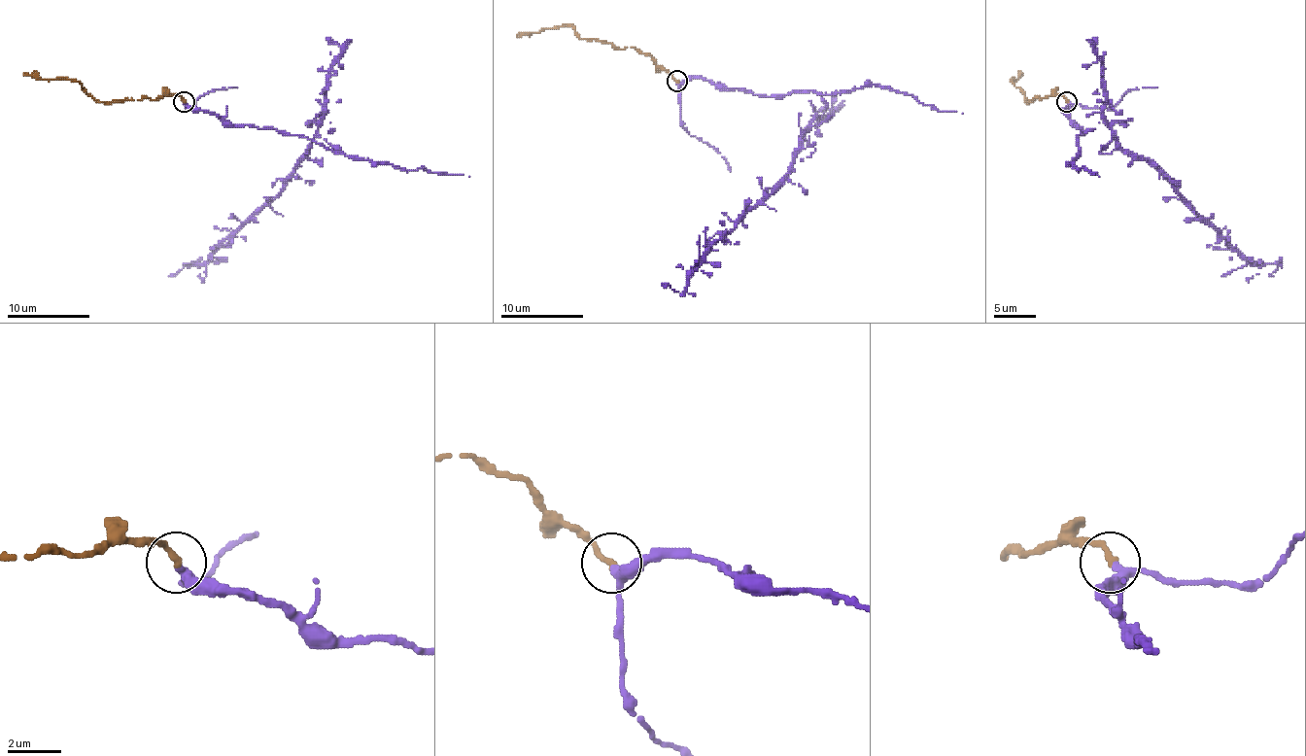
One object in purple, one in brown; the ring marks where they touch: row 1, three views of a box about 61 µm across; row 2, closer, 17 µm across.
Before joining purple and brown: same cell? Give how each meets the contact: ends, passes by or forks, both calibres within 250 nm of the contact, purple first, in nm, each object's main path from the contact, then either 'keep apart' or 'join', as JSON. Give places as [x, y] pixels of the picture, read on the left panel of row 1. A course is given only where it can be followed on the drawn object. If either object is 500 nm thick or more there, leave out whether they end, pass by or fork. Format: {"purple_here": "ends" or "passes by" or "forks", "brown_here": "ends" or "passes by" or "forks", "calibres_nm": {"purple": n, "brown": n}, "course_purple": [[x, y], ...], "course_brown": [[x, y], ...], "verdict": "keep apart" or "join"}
{"purple_here": "passes by", "brown_here": "ends", "calibres_nm": {"purple": 280, "brown": 280}, "course_purple": [[183, 102], [233, 124], [303, 135], [318, 143], [332, 129], [325, 119], [285, 187], [206, 261], [169, 276]], "course_brown": [[183, 102], [179, 95], [96, 102], [78, 81], [36, 79], [23, 73]], "verdict": "join"}

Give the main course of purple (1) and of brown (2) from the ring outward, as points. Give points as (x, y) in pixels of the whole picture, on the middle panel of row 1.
1: (676, 83), (702, 78), (768, 96), (811, 90), (826, 109), (777, 186), (724, 233), (682, 292), (662, 283)
2: (676, 80), (649, 55), (639, 53), (633, 47), (616, 49), (610, 43), (581, 39), (570, 26), (517, 37)

